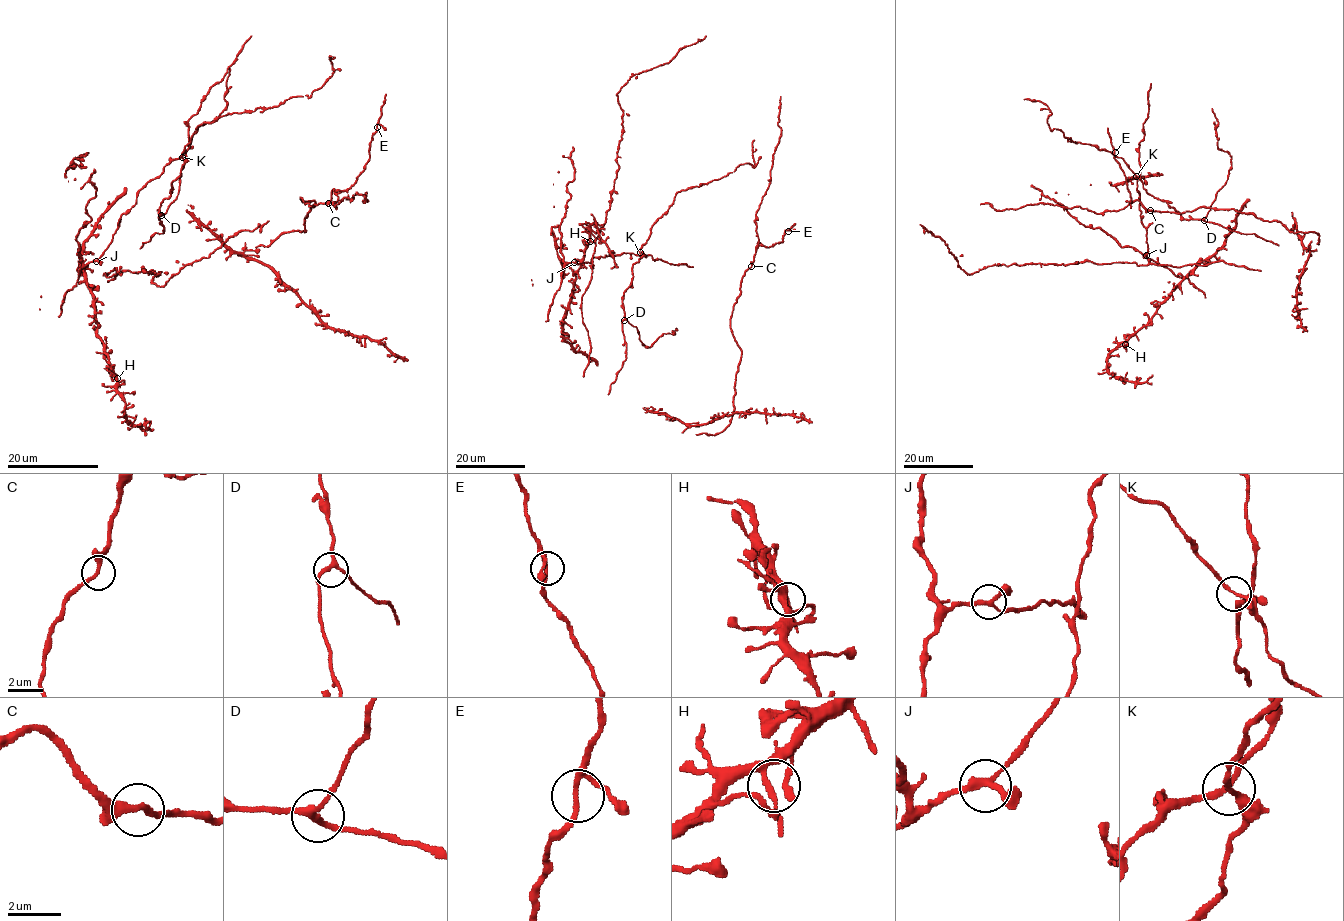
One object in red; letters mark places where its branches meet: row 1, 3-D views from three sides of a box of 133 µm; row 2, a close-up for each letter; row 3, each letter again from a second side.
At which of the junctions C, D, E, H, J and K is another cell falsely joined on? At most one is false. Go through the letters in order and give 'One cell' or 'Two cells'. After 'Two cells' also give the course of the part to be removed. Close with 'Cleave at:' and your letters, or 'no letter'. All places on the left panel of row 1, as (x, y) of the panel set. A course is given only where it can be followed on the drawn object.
C: One cell
D: One cell
E: One cell
H: One cell
J: One cell
K: One cell
Cleave at: no letter

